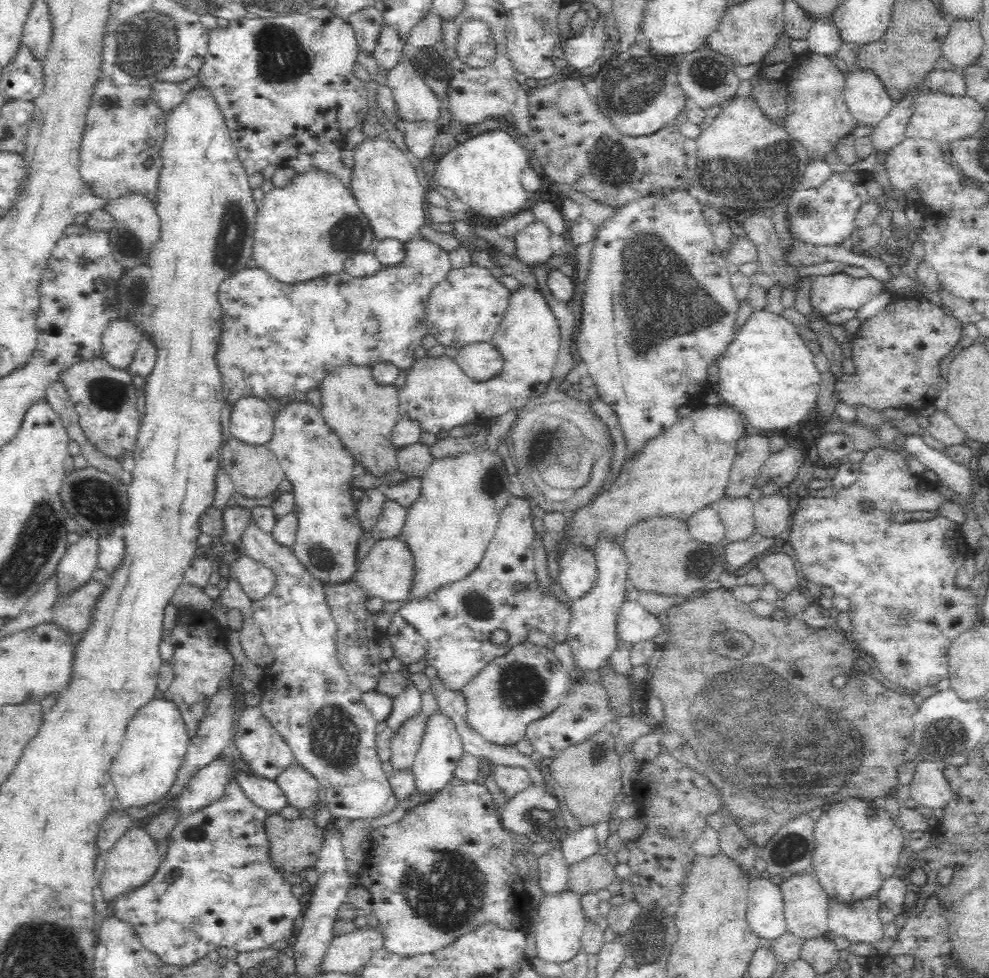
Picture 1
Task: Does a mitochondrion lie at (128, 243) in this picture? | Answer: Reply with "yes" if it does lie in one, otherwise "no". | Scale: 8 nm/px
yes

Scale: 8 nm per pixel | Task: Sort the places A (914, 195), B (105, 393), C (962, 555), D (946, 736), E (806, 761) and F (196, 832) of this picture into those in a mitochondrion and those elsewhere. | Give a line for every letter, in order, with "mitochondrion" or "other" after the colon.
A: other
B: mitochondrion
C: other
D: mitochondrion
E: mitochondrion
F: mitochondrion

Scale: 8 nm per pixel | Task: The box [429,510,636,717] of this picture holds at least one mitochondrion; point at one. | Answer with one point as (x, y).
(521, 687)

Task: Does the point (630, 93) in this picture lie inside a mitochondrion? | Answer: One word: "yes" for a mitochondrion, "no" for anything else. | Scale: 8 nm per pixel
yes

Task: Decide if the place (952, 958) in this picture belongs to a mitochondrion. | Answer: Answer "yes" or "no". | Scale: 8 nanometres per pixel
no

